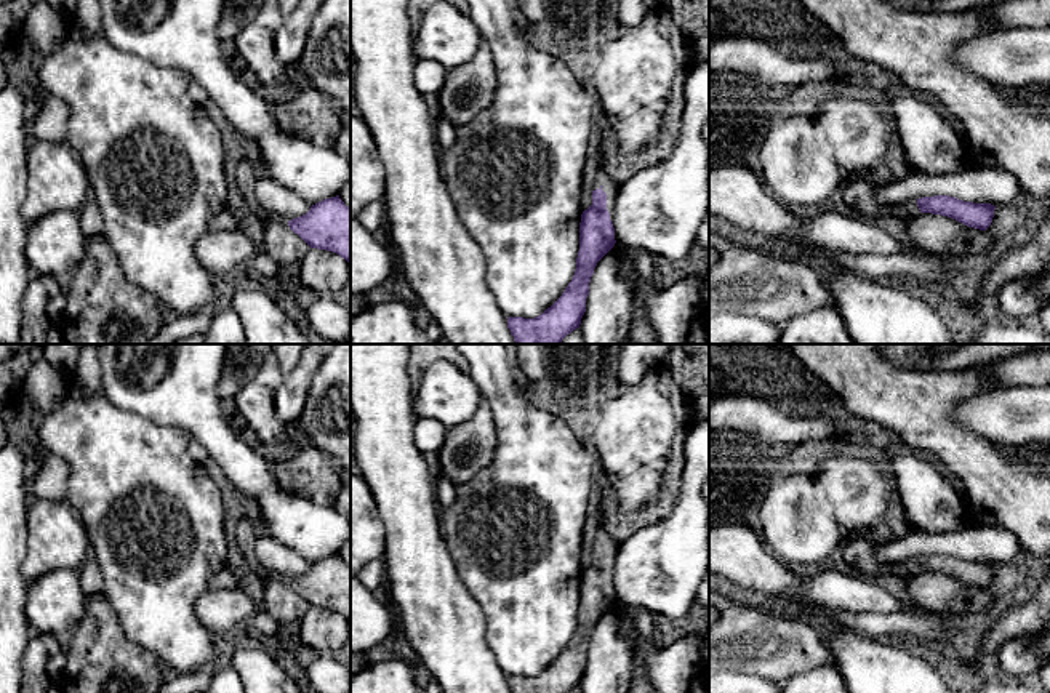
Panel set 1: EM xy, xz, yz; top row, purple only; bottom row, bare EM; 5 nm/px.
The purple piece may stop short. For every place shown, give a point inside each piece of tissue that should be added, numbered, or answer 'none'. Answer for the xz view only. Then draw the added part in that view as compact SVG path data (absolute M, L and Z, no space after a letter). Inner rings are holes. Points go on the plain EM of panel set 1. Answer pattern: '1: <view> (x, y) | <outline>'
1: xz (602, 536) | M603 525L599 527L599 530L595 533L594 549L595 547L602 547L607 552L607 568L608 568L608 571L611 571L615 555L616 555L616 544L610 539L610 535Z

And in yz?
1: yz (858, 552) | M869 535L850 536L842 544L842 555L845 563L856 573L866 578L877 579L880 575L896 573L917 576L920 568L917 557L893 567L884 565L876 559L877 547L882 541L872 539Z

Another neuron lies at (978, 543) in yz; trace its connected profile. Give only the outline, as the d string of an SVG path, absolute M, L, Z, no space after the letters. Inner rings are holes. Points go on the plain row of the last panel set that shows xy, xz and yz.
M968 523L952 533L908 533L903 538L880 543L876 559L888 567L912 557L949 554L964 560L991 562L994 565L1012 562L1023 555L1020 541L1002 527Z

